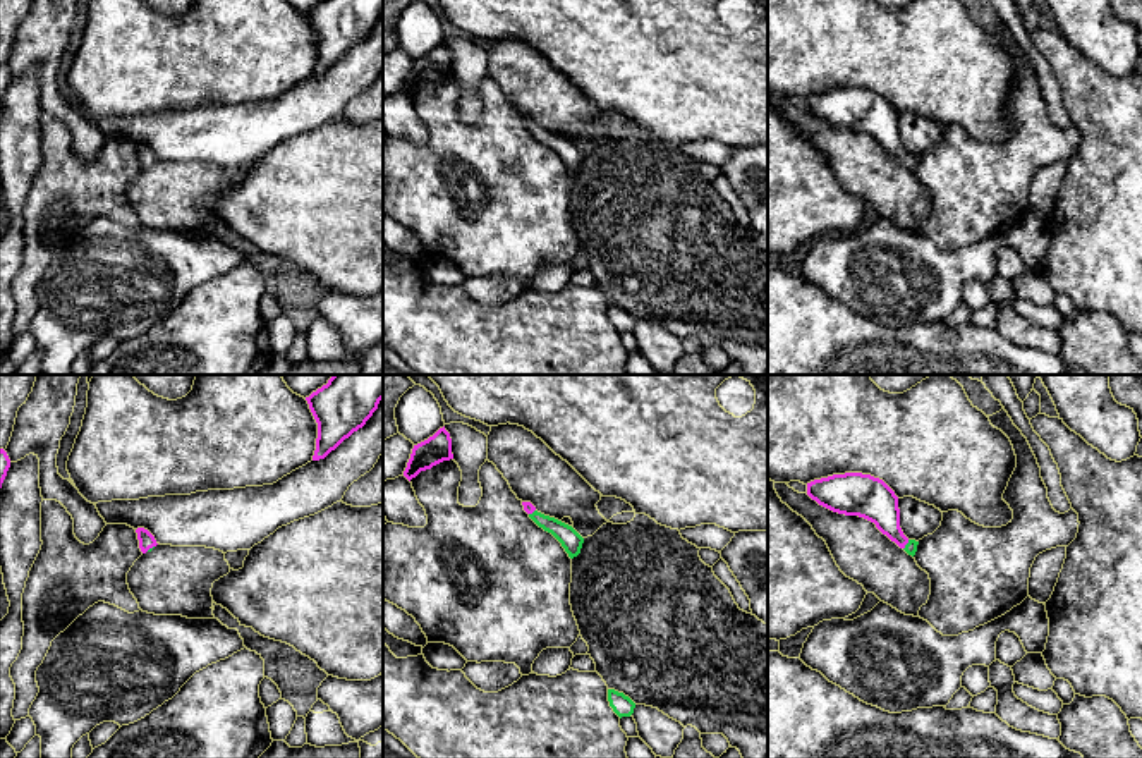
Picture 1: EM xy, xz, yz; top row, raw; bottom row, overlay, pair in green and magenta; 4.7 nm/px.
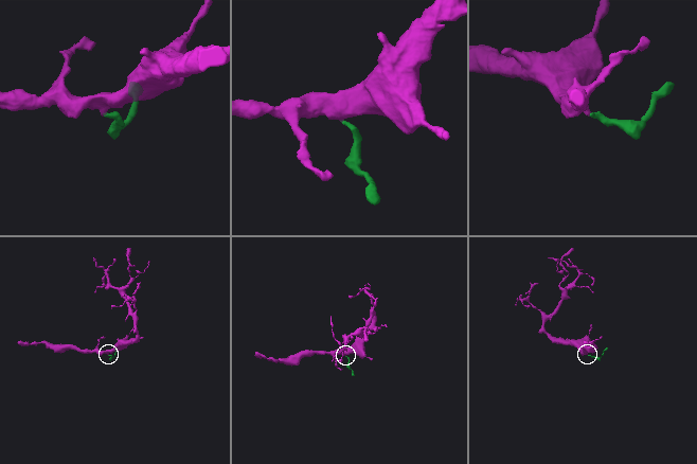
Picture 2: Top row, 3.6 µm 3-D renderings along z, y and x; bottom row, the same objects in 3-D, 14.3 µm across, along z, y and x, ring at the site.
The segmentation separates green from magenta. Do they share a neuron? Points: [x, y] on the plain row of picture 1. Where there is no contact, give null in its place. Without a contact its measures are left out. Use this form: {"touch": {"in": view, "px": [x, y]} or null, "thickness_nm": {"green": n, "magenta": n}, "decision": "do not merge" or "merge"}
{"touch": {"in": "yz", "px": [905, 160]}, "thickness_nm": {"green": 60, "magenta": 190}, "decision": "merge"}

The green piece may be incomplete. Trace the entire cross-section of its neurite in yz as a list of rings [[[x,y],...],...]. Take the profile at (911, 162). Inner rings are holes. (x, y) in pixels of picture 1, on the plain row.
[[[862,88],[833,89],[807,98],[807,110],[833,127],[874,138],[908,170],[915,170],[919,156],[903,150],[898,112],[883,95]]]

